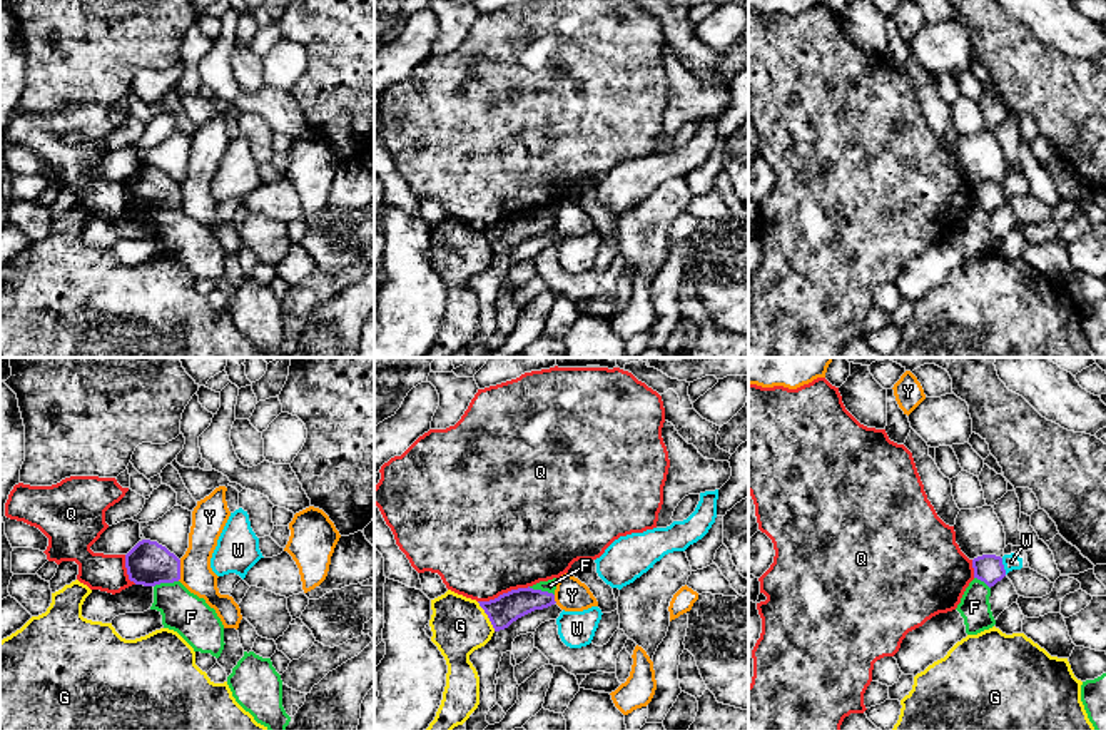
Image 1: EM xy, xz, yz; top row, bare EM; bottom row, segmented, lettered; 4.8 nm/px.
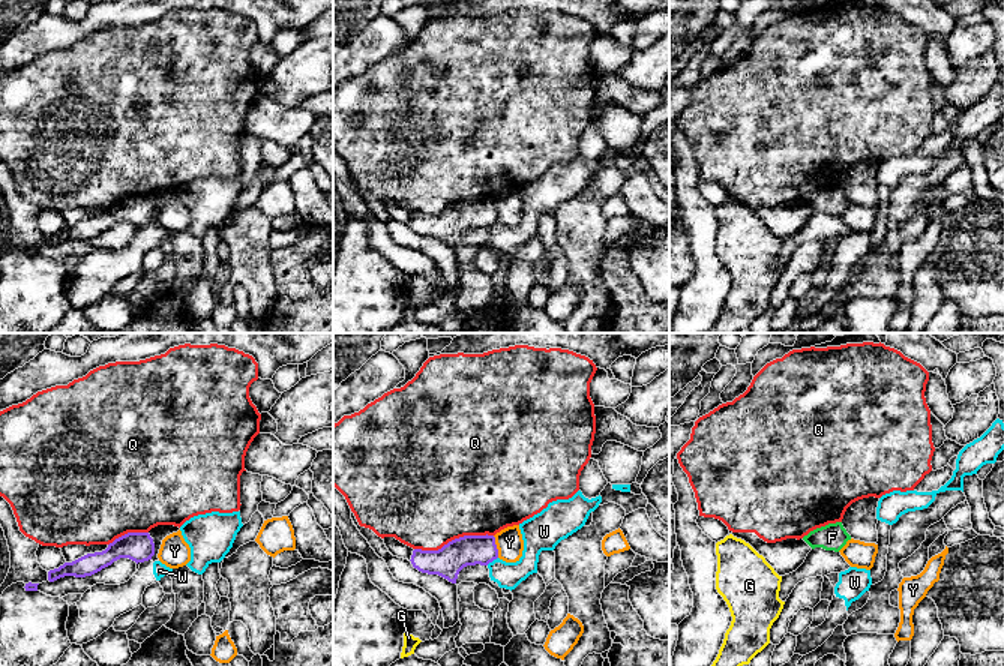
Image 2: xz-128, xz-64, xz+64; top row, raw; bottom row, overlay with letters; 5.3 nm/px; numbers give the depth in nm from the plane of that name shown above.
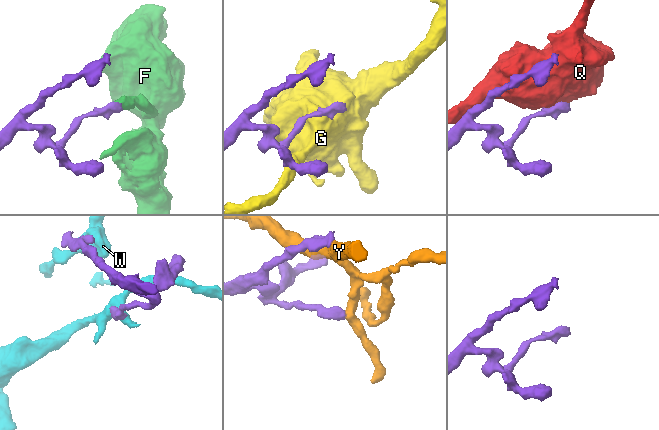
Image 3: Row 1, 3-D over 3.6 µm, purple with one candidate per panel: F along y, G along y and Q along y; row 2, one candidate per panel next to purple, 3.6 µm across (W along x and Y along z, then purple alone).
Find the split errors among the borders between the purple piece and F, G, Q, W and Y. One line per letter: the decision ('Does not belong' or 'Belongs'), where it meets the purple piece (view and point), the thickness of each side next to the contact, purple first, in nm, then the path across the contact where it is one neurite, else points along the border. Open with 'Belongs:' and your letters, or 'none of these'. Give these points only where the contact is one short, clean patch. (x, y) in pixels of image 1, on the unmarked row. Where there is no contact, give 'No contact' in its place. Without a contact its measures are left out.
Belongs: none of these
F: Does not belong. Touches purple at xz (540, 216). Thickness 140 nm (purple) against 60 nm. Boundary: xz (528, 212), (547, 216), (553, 221)
G: Does not belong. Touches purple at xz (488, 243). Thickness 140 nm (purple) against 280 nm. Boundary: xz (476, 228), (495, 256)
Q: Does not belong. Touches purple at xz (503, 219). Thickness 140 nm (purple) against 500 nm
W: Does not belong. Touches purple at yz (1003, 192). Thickness 140 nm (purple) against 80 nm. Boundary: yz (1001, 184), (1006, 199)
Y: Does not belong. Touches purple at xy (179, 196). Thickness 220 nm (purple) against 160 nm

